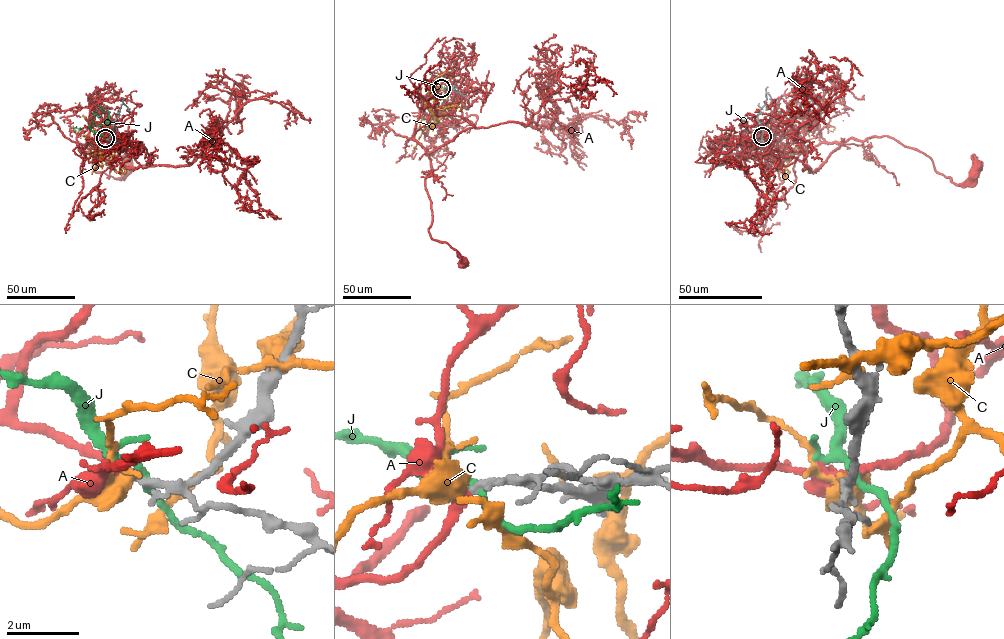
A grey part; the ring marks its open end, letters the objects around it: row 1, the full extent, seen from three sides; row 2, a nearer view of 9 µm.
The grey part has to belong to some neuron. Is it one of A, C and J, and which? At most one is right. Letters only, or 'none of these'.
A

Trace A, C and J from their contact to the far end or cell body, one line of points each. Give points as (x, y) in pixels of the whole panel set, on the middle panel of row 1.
A: (441, 88), (424, 97), (414, 138), (430, 160), (432, 173), (425, 179), (430, 235), (447, 243), (463, 263)
C: (441, 88), (447, 104), (428, 120), (428, 128), (437, 120), (433, 114), (435, 80), (448, 72), (450, 79)
J: (442, 88), (428, 85), (425, 81), (432, 97), (445, 101), (442, 102)

